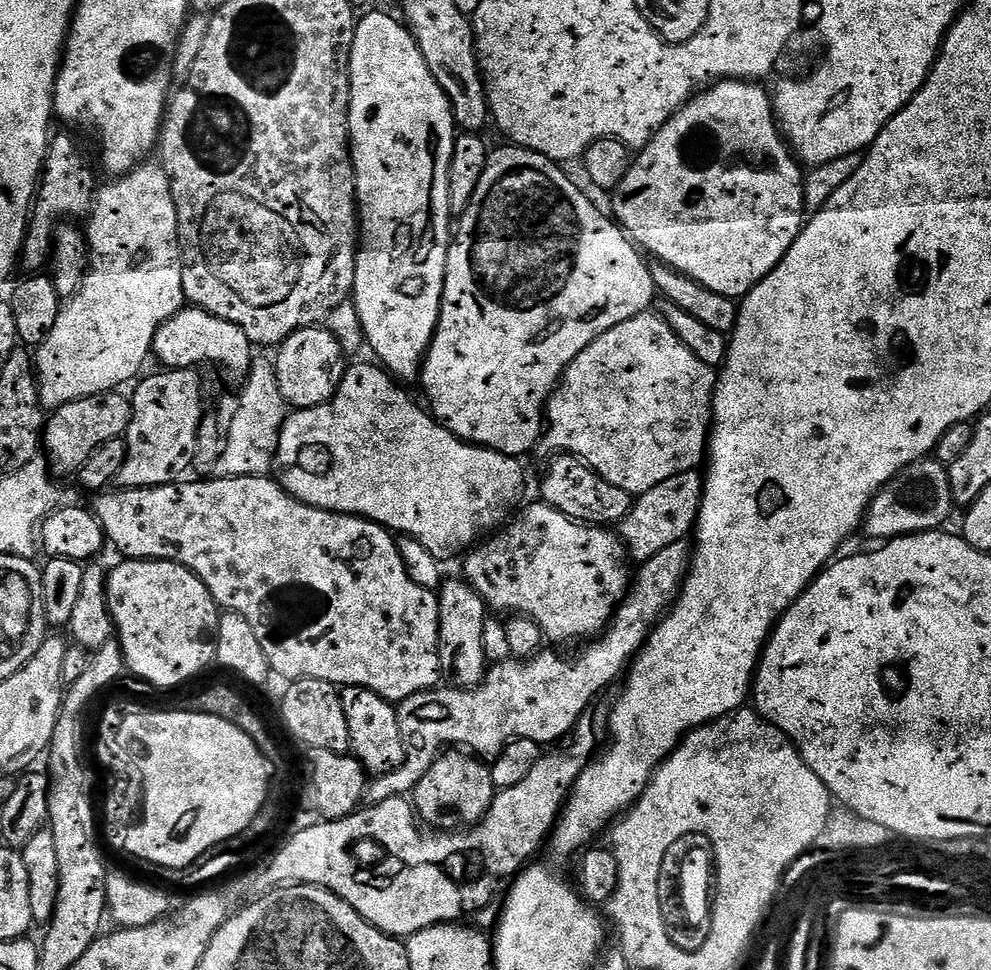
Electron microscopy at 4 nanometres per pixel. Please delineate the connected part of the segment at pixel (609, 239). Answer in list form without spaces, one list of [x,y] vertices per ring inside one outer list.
[[[507,147],[500,148],[497,152],[495,149],[489,155],[486,170],[474,190],[474,198],[470,198],[466,210],[455,225],[454,235],[448,246],[444,293],[440,303],[440,321],[436,327],[436,333],[432,335],[428,354],[424,357],[418,384],[424,387],[424,396],[428,399],[427,407],[431,415],[444,427],[450,429],[459,440],[464,440],[468,444],[479,444],[481,448],[489,448],[507,456],[524,458],[535,444],[541,443],[542,433],[546,428],[548,400],[556,391],[556,385],[560,383],[560,377],[564,375],[570,362],[574,362],[574,358],[578,358],[578,354],[582,354],[582,350],[586,350],[586,346],[590,346],[594,338],[606,334],[606,330],[649,311],[653,307],[652,299],[657,299],[658,293],[652,281],[649,261],[628,239],[627,234],[615,219],[607,215],[604,217],[592,205],[591,198],[560,169],[563,167],[557,161],[537,152],[531,152],[529,148]]]

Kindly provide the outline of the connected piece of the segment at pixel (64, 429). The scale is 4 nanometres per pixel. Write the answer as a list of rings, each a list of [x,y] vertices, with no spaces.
[[[115,392],[84,396],[66,406],[55,409],[47,417],[42,437],[42,448],[51,471],[57,477],[79,473],[80,468],[102,446],[102,442],[119,440],[125,435],[132,421],[132,401]]]

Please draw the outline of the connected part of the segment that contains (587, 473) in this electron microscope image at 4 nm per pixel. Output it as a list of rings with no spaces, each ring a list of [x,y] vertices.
[[[560,454],[548,468],[540,492],[543,503],[558,509],[571,520],[589,526],[616,526],[626,518],[634,503],[633,493],[610,486],[597,472],[574,456]]]

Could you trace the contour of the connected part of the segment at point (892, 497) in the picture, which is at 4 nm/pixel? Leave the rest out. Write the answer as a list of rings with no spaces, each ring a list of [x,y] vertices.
[[[925,458],[906,466],[895,476],[883,490],[872,499],[868,507],[867,517],[862,525],[863,531],[868,531],[876,542],[895,540],[897,536],[909,536],[915,532],[934,532],[945,527],[944,524],[952,516],[954,505],[952,491],[950,490],[950,478],[945,465],[935,458]]]

